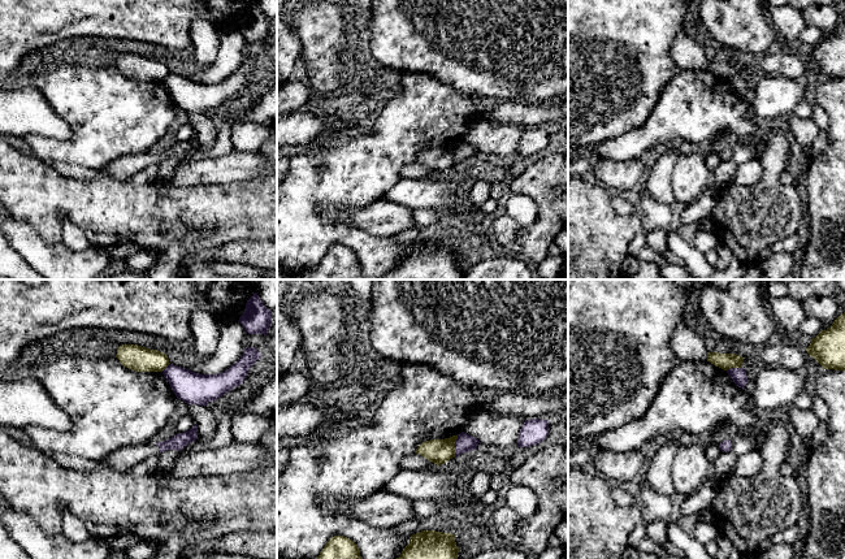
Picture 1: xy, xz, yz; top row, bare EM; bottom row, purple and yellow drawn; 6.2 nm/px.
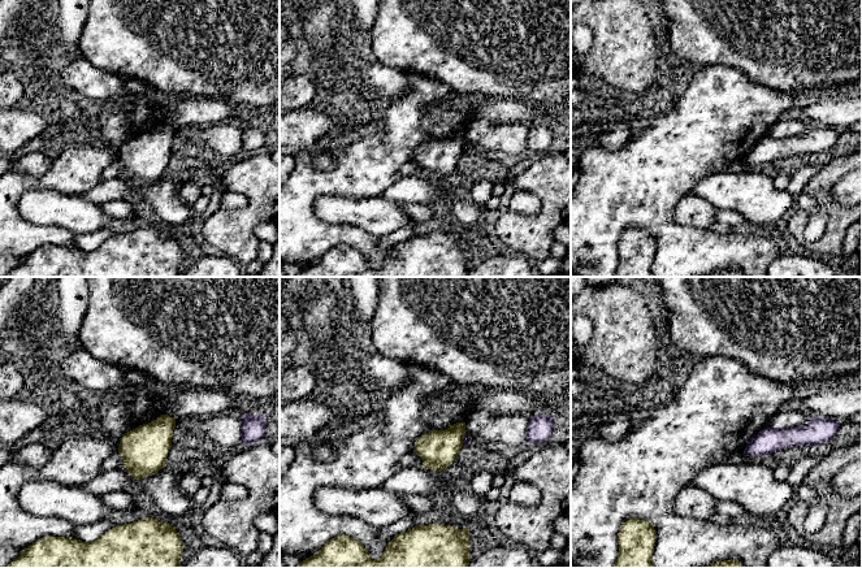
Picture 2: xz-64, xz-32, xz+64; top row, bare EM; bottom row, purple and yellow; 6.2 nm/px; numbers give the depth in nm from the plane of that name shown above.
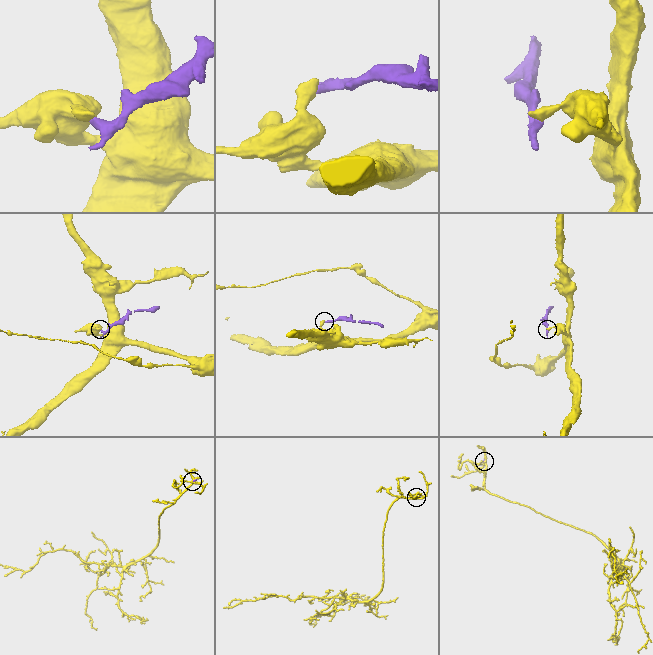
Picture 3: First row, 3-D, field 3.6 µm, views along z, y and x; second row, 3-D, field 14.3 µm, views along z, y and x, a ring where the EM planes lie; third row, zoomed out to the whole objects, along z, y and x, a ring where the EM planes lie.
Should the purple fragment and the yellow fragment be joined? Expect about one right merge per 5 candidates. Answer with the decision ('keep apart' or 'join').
keep apart

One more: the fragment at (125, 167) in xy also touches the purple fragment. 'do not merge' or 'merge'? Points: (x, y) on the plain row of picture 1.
merge

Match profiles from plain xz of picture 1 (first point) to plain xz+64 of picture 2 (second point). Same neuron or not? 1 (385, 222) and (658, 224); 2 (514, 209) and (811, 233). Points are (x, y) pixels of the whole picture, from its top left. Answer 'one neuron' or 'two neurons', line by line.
1: two neurons
2: one neuron

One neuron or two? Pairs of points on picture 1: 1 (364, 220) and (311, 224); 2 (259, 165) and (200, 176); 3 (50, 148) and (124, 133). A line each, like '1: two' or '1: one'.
1: two
2: one
3: one

